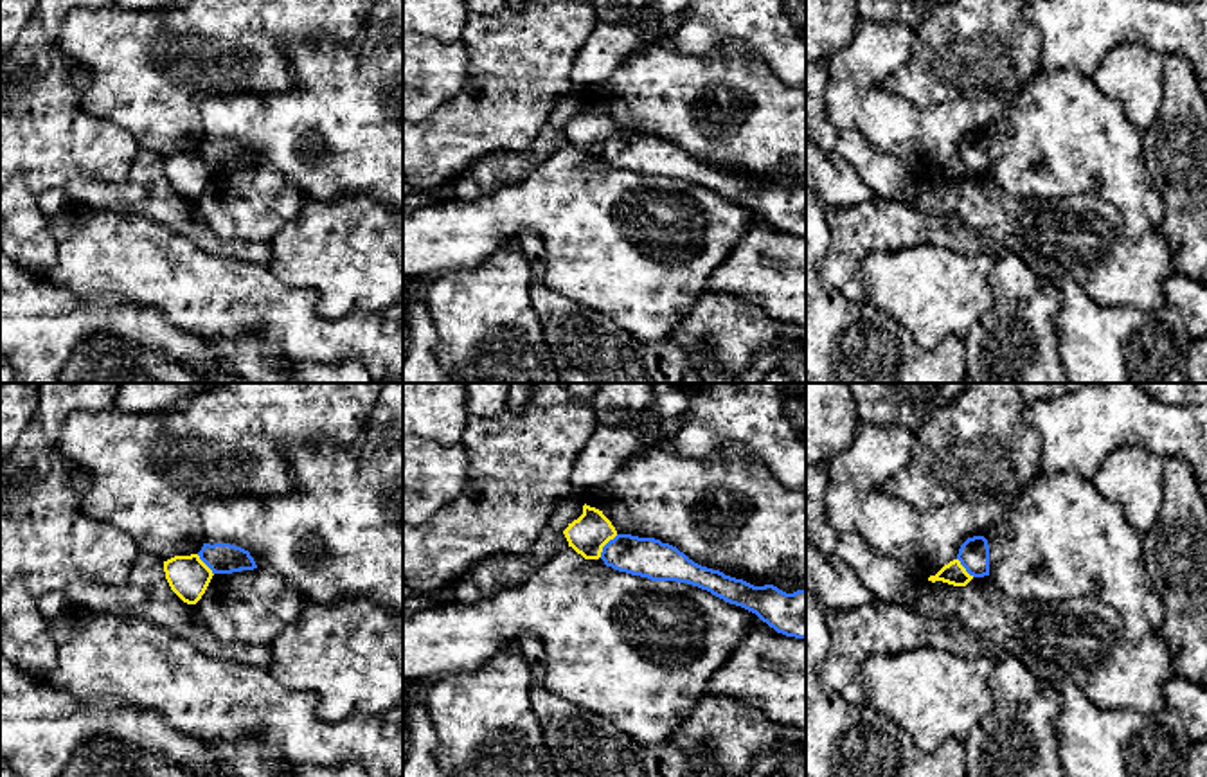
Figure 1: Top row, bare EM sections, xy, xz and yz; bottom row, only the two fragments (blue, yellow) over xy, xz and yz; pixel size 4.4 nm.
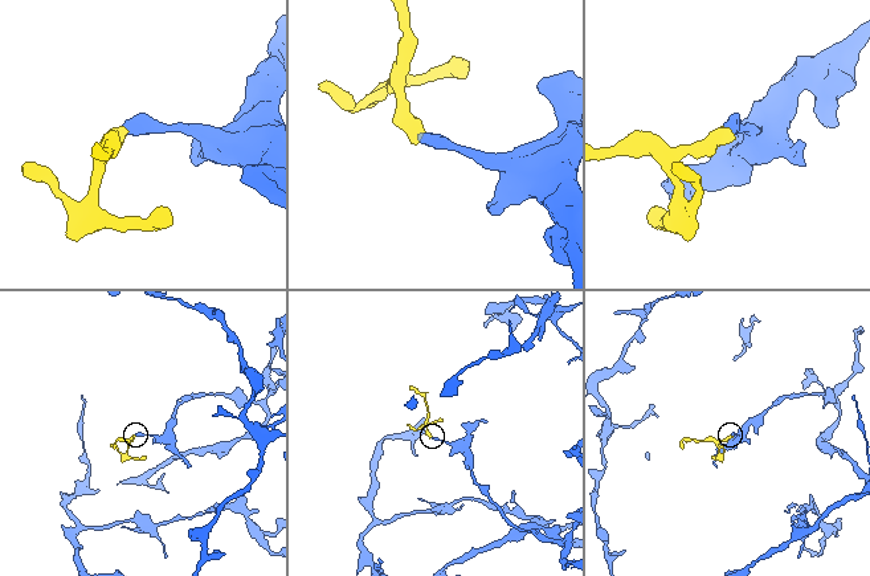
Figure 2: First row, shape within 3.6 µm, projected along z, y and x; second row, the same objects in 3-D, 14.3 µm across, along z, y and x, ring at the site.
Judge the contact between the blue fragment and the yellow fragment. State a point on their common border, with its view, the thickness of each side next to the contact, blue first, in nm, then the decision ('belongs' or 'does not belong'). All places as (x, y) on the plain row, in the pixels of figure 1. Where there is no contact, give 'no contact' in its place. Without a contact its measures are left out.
meets blue in xz at (605, 142); 180 nm thick on the blue side, 170 nm on the other; does not belong

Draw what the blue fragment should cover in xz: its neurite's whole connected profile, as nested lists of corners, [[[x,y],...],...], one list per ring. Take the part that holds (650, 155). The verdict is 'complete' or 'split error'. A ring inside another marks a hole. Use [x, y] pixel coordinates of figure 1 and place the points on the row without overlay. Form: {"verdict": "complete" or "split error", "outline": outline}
{"verdict": "complete", "outline": [[[617,131],[601,149],[606,164],[651,178],[676,178],[755,210],[777,230],[806,236],[806,187],[786,191],[773,182],[754,183],[720,167],[702,164],[669,140]]]}

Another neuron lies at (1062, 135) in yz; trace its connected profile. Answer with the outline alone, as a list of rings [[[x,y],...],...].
[[[1076,68],[1051,70],[1031,81],[986,137],[989,174],[1018,200],[1094,194],[1119,210],[1133,239],[1164,223],[1166,203],[1146,169],[1140,131],[1115,99]]]

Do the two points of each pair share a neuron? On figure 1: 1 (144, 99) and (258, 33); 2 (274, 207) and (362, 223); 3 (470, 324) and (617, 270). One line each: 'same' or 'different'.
1: same
2: different
3: different

